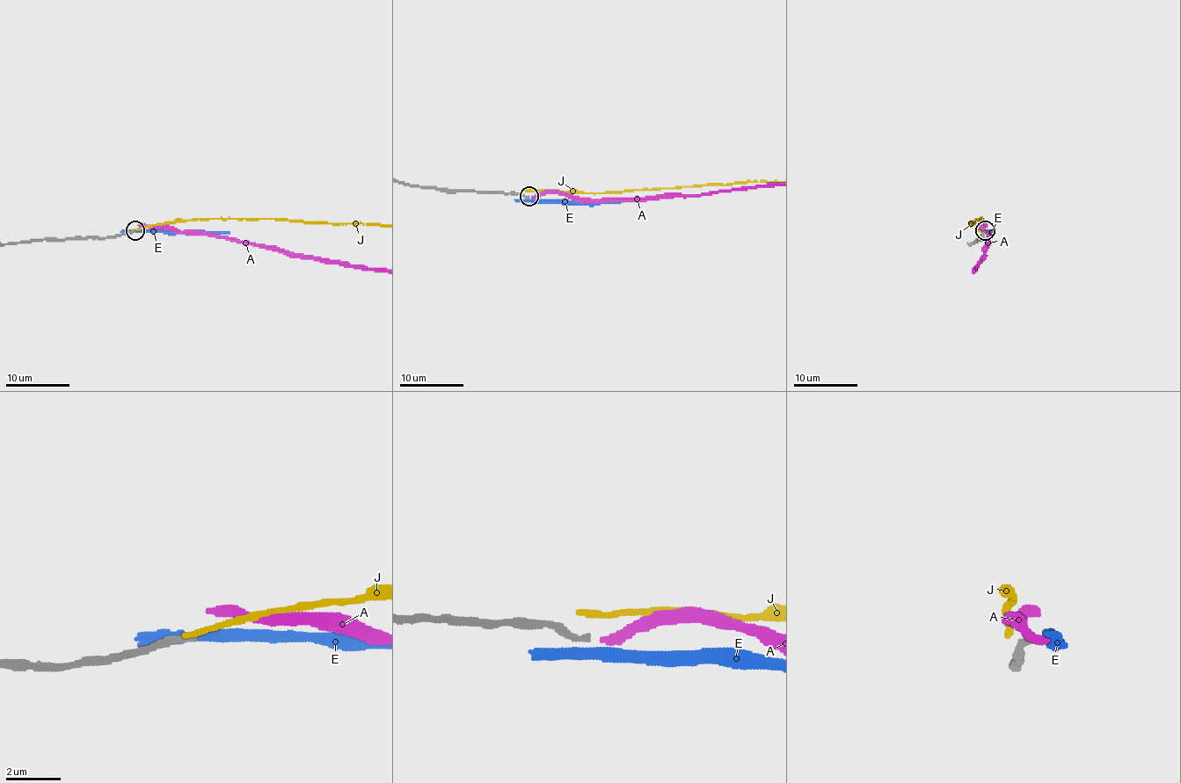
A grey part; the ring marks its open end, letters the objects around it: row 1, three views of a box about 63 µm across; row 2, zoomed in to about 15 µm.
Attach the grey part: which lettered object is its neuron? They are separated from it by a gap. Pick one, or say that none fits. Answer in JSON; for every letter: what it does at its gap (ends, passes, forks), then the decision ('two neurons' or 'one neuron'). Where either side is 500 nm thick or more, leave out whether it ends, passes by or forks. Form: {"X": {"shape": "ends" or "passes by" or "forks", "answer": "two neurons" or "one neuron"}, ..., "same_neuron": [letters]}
{"A": {"shape": "ends", "answer": "two neurons"}, "E": {"shape": "passes by", "answer": "two neurons"}, "J": {"shape": "ends", "answer": "two neurons"}, "same_neuron": []}

